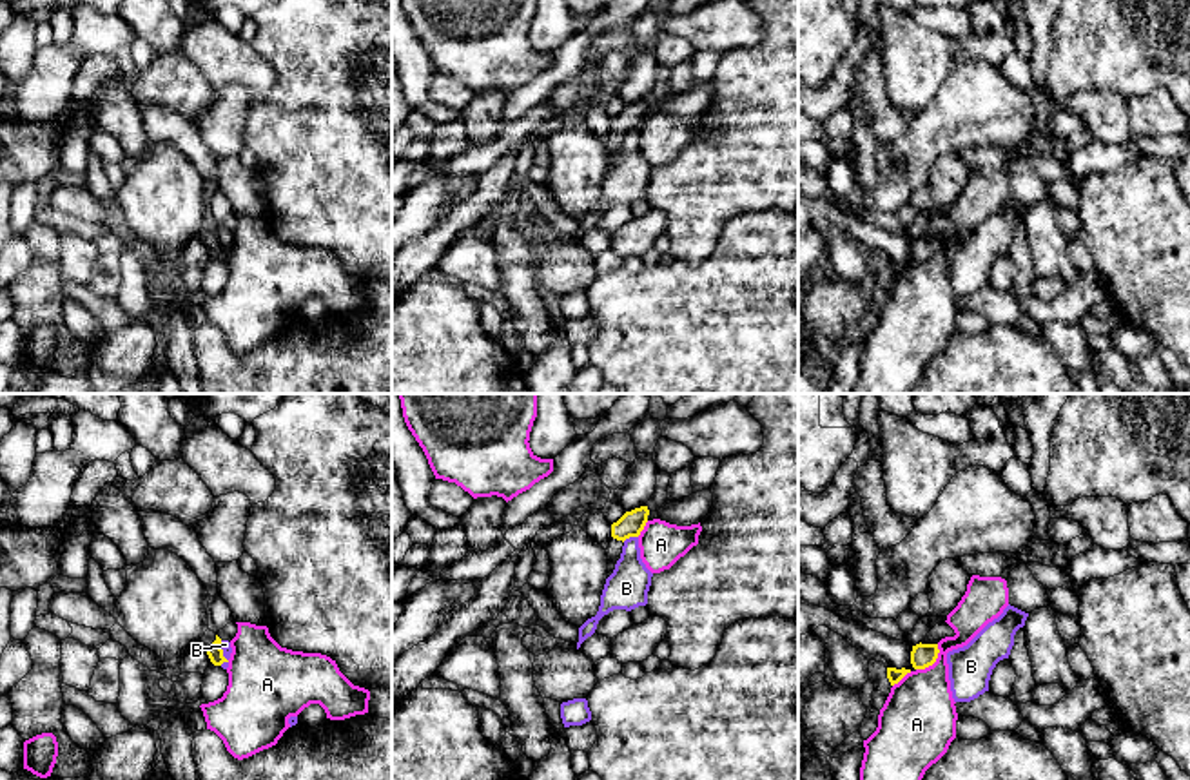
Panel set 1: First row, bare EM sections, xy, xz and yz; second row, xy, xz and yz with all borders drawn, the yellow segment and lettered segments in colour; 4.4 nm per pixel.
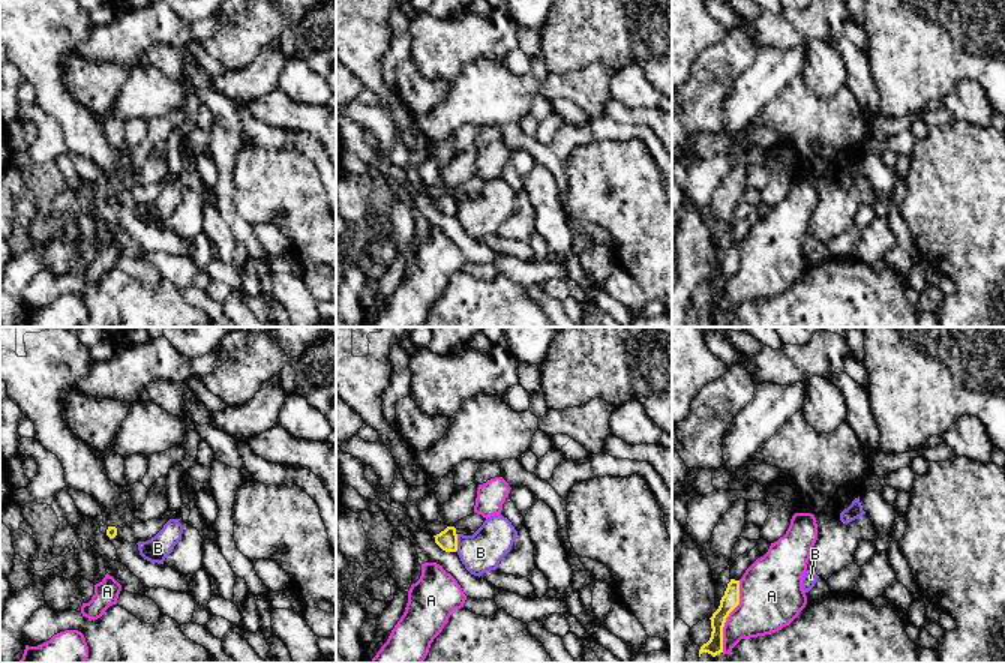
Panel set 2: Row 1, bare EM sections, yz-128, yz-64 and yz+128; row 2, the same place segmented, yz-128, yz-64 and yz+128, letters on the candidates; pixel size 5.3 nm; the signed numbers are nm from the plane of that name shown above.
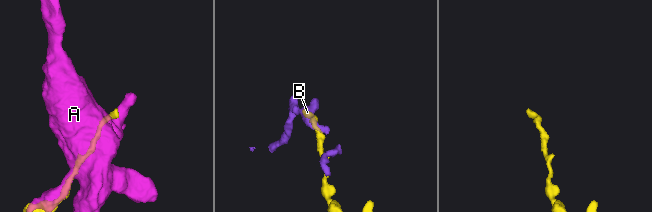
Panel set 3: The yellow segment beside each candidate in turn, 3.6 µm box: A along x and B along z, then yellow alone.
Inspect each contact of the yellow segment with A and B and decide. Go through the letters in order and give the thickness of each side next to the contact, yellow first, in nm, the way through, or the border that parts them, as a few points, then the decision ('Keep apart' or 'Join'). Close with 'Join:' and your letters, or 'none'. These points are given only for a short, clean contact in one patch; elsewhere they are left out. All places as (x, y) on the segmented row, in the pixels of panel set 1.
A: Thickness 110 nm (yellow) against 320 nm. Keep apart
B: Thickness 110 nm (yellow) against 190 nm. Boundary: xz (637, 536), (623, 541). Keep apart
Join: none

